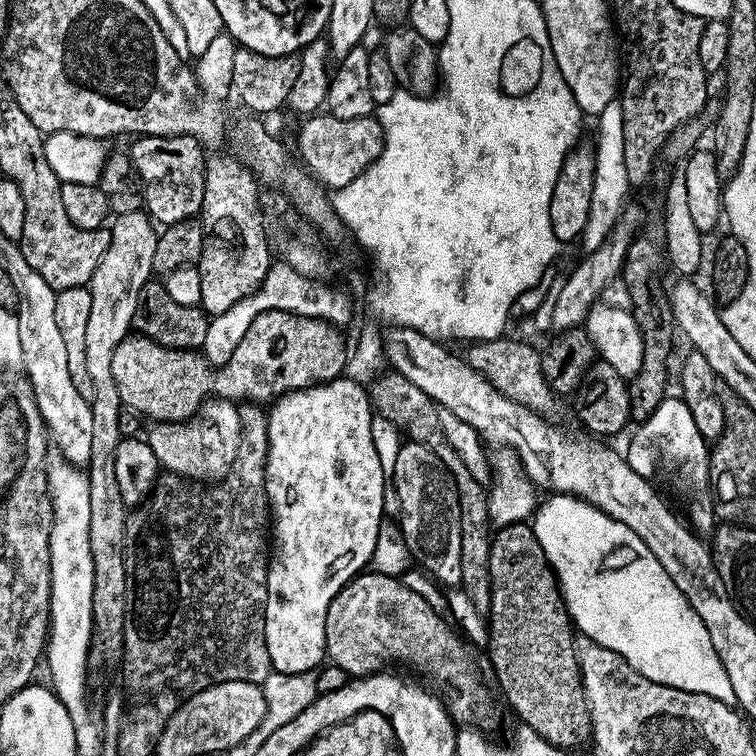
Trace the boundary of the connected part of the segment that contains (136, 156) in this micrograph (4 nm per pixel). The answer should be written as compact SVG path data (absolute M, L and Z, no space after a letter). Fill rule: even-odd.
M136 136L132 142L132 164L144 191L144 208L153 221L167 226L199 217L204 197L205 145L193 136Z

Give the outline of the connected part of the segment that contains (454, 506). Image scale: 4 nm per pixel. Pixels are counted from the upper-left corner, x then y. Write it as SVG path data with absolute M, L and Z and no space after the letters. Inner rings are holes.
M401 443L390 483L396 488L400 503L398 527L405 546L411 552L411 559L441 585L459 585L461 535L458 494L455 492L454 478L444 463L426 446Z

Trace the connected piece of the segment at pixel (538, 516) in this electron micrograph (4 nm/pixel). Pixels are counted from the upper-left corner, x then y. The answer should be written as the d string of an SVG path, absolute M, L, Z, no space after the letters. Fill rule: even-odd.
M591 506L576 507L580 508L537 507L531 526L546 554L548 565L556 574L564 604L568 608L568 615L572 617L573 625L578 629L579 635L590 637L598 646L602 646L606 650L614 650L631 668L638 670L638 674L650 678L650 682L658 682L662 686L670 686L694 694L710 694L710 698L718 698L718 702L735 705L734 686L730 686L730 678L726 678L726 670L714 650L714 642L710 642L710 634L706 631L706 626L702 626L702 618L698 618L698 614L694 614L694 610L690 606L690 602L686 602L682 590L678 590L678 586L674 586L673 580L670 579L670 574L666 574L666 570L662 570L662 562L658 562L658 558L654 558L654 554L650 554L650 546L646 546L646 542L642 542L642 538L638 538L638 534L634 534L634 530L630 530L630 526L610 518L602 510Z

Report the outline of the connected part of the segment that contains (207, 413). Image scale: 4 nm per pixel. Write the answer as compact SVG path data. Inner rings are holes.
M208 398L192 419L183 422L156 422L151 427L146 433L146 439L165 473L188 482L219 482L232 469L240 445L240 413L233 401Z

